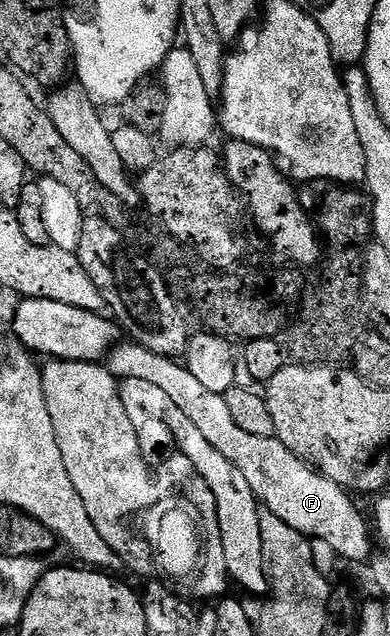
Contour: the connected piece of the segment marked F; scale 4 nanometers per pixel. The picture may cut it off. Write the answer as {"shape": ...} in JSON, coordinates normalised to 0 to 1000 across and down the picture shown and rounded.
{"shape":[[[315,542],[282,552],[277,580],[295,594],[379,597],[379,604],[421,610],[421,616],[431,616],[431,623],[441,623],[441,629],[451,629],[472,648],[482,648],[487,659],[523,679],[526,690],[633,745],[679,800],[705,802],[713,807],[705,810],[721,819],[797,849],[815,847],[846,855],[869,879],[928,884],[938,876],[951,876],[949,827],[918,803],[915,792],[897,785],[905,781],[887,766],[836,752],[823,741],[754,714],[710,686],[636,679],[613,667],[577,624],[533,616],[533,610],[523,610],[523,604],[513,604],[513,597],[503,597],[503,591],[492,591],[464,568],[390,553],[377,544],[341,542]]]}

